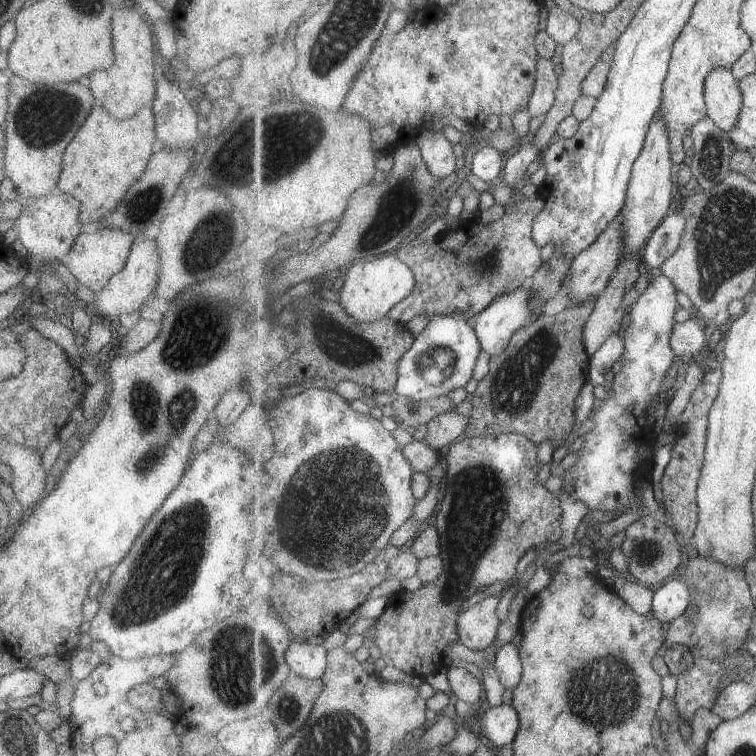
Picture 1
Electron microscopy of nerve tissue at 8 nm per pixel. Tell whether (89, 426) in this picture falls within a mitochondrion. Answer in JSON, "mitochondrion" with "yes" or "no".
{"mitochondrion":"no"}

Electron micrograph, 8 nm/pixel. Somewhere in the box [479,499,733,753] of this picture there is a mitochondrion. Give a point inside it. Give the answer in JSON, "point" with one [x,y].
{"point":[605,692]}

